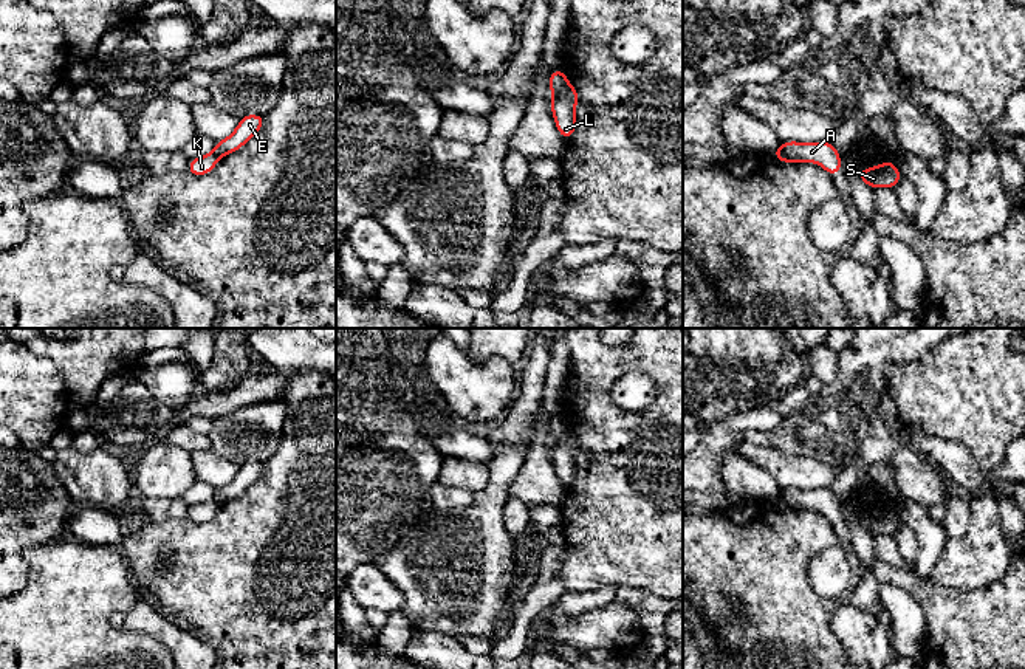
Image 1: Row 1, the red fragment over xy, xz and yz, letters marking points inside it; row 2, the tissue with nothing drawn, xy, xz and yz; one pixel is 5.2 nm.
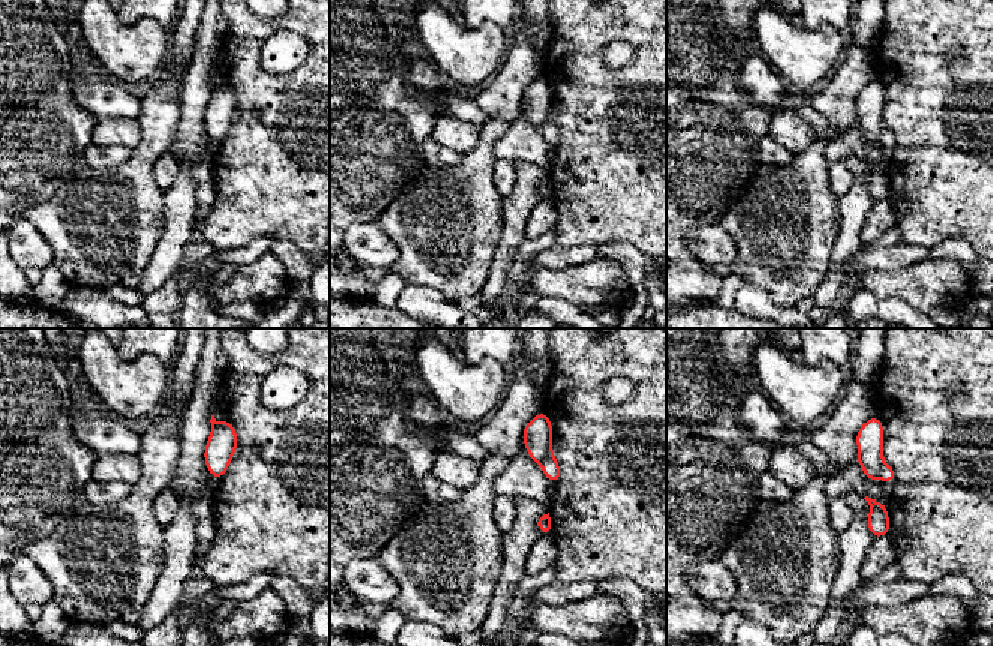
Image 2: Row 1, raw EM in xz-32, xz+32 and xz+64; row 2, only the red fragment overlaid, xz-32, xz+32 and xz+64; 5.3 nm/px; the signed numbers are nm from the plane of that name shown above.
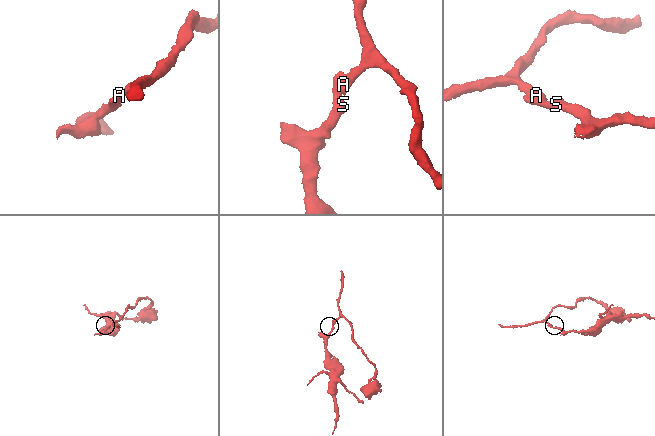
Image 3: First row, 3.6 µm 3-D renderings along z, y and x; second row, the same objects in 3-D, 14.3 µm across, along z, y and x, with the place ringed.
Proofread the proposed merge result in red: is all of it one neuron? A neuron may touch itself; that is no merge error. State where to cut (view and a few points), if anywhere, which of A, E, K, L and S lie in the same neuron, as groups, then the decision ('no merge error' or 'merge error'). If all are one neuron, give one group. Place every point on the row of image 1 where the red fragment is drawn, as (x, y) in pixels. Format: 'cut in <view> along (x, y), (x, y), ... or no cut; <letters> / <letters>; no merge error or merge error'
cut in xz along (567, 81), (551, 112); A E L / K S; merge error

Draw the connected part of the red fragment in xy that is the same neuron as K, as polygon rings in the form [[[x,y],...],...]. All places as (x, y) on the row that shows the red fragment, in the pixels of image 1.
[[[214,152],[198,158],[192,158],[189,160],[187,172],[195,177],[207,175],[217,166],[218,160],[220,158]]]

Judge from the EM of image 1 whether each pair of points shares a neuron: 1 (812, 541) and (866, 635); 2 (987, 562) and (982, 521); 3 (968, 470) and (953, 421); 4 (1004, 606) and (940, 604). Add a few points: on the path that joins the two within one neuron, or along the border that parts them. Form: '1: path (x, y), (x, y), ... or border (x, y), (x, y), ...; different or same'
1: border (849, 601), (830, 618), (830, 631), (838, 640); different
2: path (983, 552), (983, 531); same
3: border (926, 431), (962, 443), (983, 473); different
4: path (988, 606), (956, 606); same

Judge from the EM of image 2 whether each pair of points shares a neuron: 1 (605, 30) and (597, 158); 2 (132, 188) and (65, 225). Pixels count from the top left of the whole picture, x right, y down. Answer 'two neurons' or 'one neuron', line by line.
1: one neuron
2: one neuron

